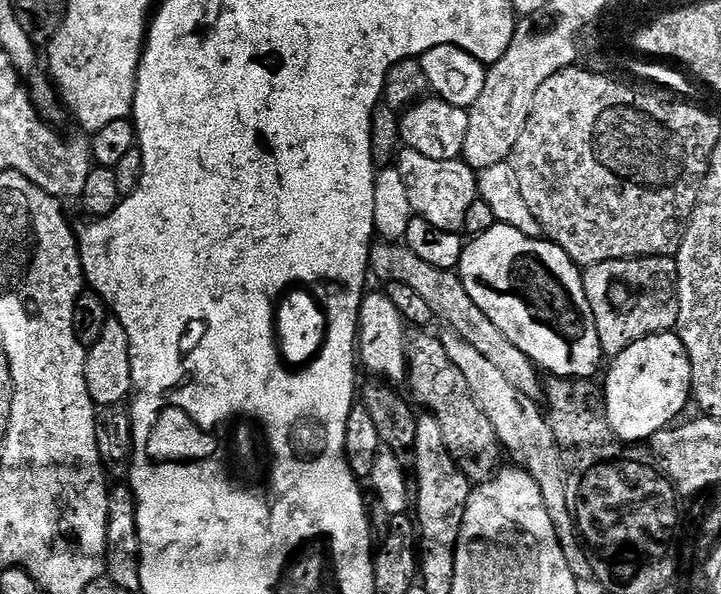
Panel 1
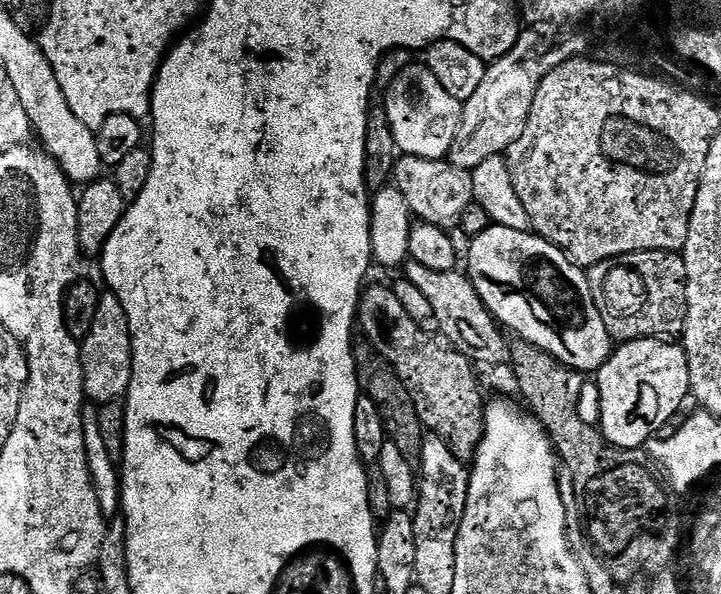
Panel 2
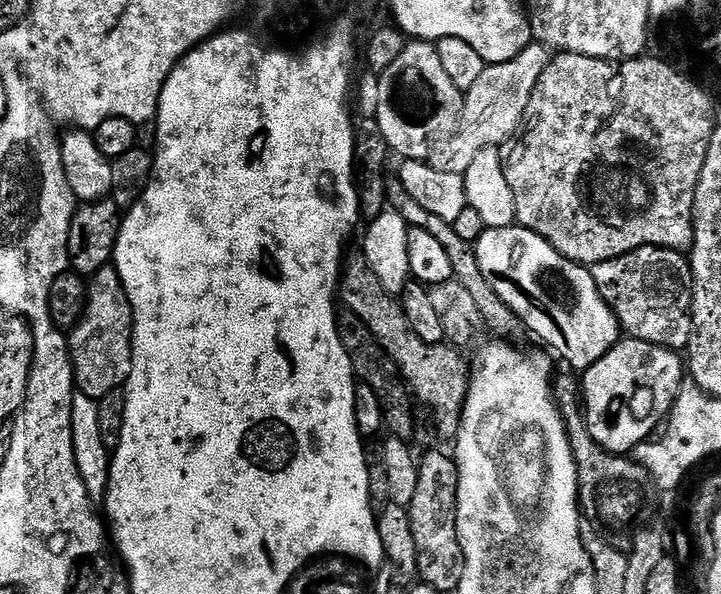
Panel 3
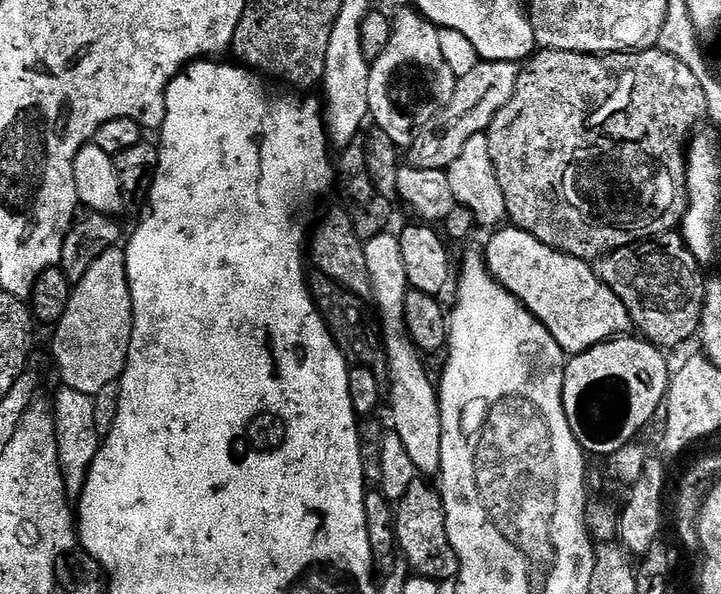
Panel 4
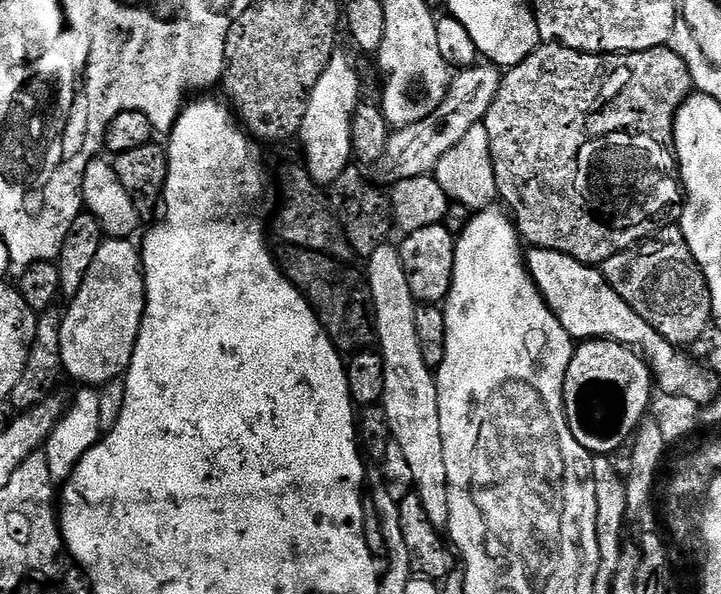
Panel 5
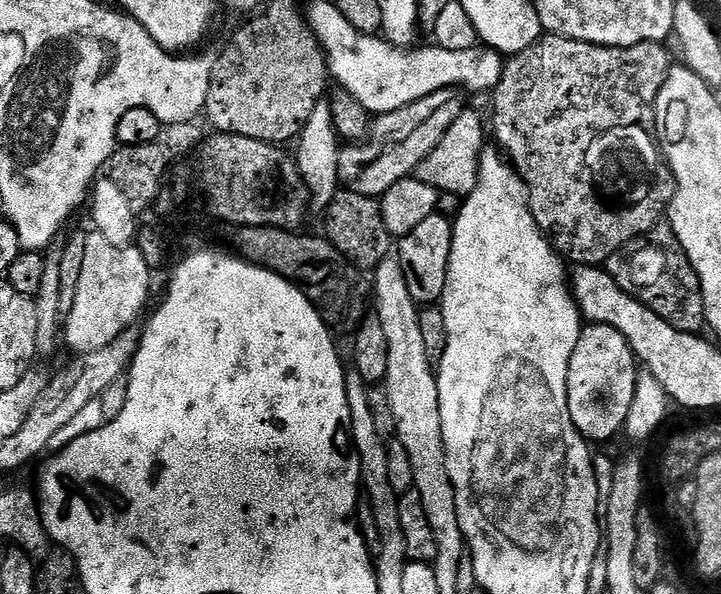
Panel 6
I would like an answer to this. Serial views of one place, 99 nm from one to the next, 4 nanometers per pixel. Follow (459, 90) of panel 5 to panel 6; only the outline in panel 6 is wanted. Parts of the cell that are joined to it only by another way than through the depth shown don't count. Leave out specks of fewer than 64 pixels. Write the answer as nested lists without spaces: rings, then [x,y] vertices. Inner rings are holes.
[[[443,88],[402,110],[394,110],[371,121],[367,137],[359,142],[341,147],[338,158],[339,183],[349,193],[379,198],[394,182],[407,180],[416,167],[442,142],[446,130],[454,126],[454,118],[465,111],[466,104],[460,101],[461,93],[454,88]]]

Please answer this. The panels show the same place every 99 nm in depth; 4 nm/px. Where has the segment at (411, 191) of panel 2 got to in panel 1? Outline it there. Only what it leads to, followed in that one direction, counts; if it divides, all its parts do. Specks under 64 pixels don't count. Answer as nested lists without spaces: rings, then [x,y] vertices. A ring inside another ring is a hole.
[[[404,148],[399,153],[398,167],[413,213],[419,219],[430,222],[430,226],[438,226],[438,230],[460,232],[472,207],[478,204],[477,169],[465,164],[463,159],[426,158],[426,154],[418,154],[418,150],[413,148]]]

